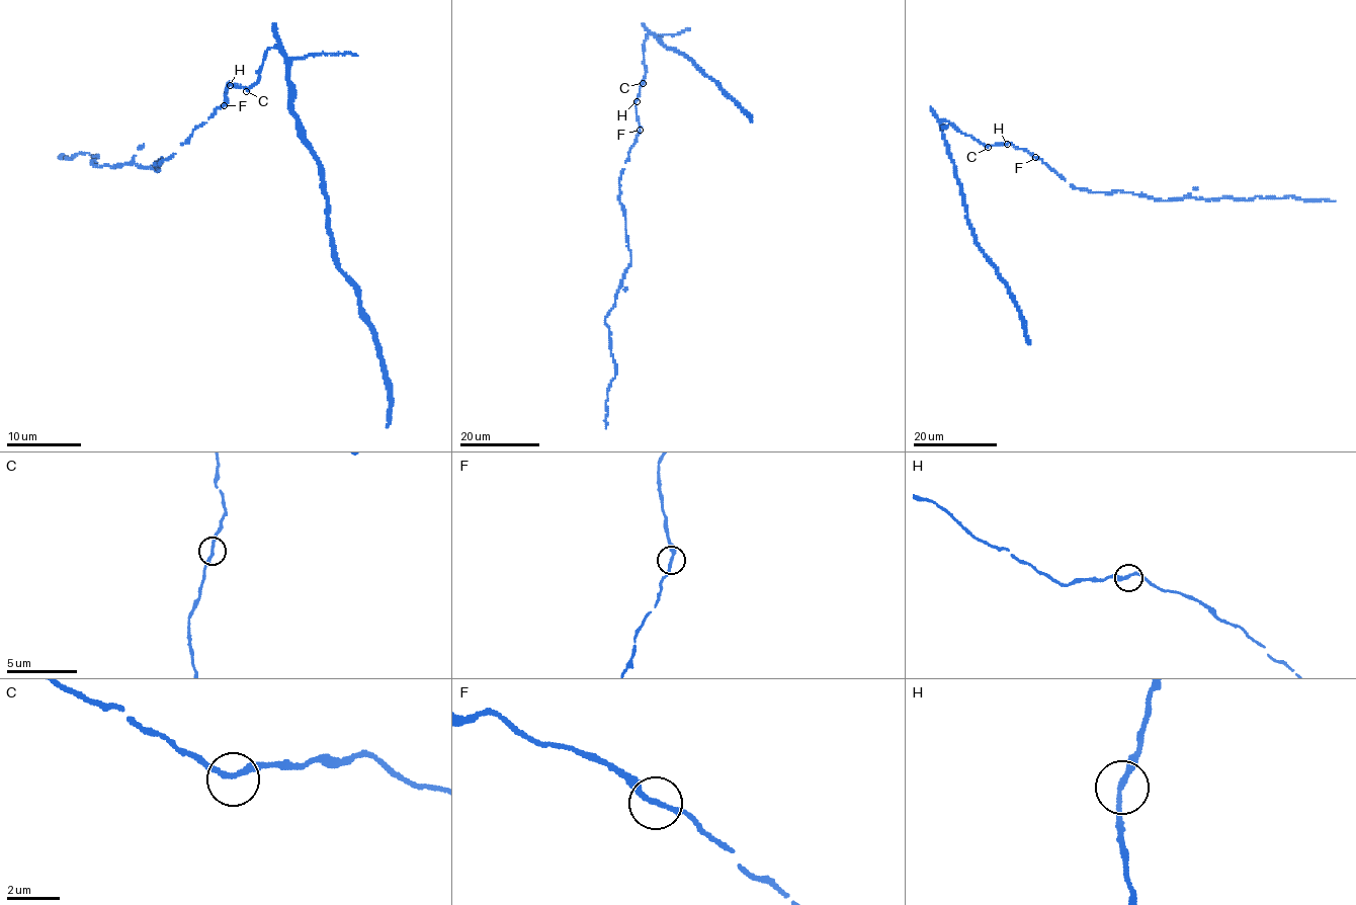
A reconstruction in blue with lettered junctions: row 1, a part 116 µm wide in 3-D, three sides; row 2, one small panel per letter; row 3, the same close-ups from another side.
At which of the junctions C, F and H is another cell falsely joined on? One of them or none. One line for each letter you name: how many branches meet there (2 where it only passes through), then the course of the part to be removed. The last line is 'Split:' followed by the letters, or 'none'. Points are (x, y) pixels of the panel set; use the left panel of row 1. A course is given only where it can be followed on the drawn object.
Split: none

